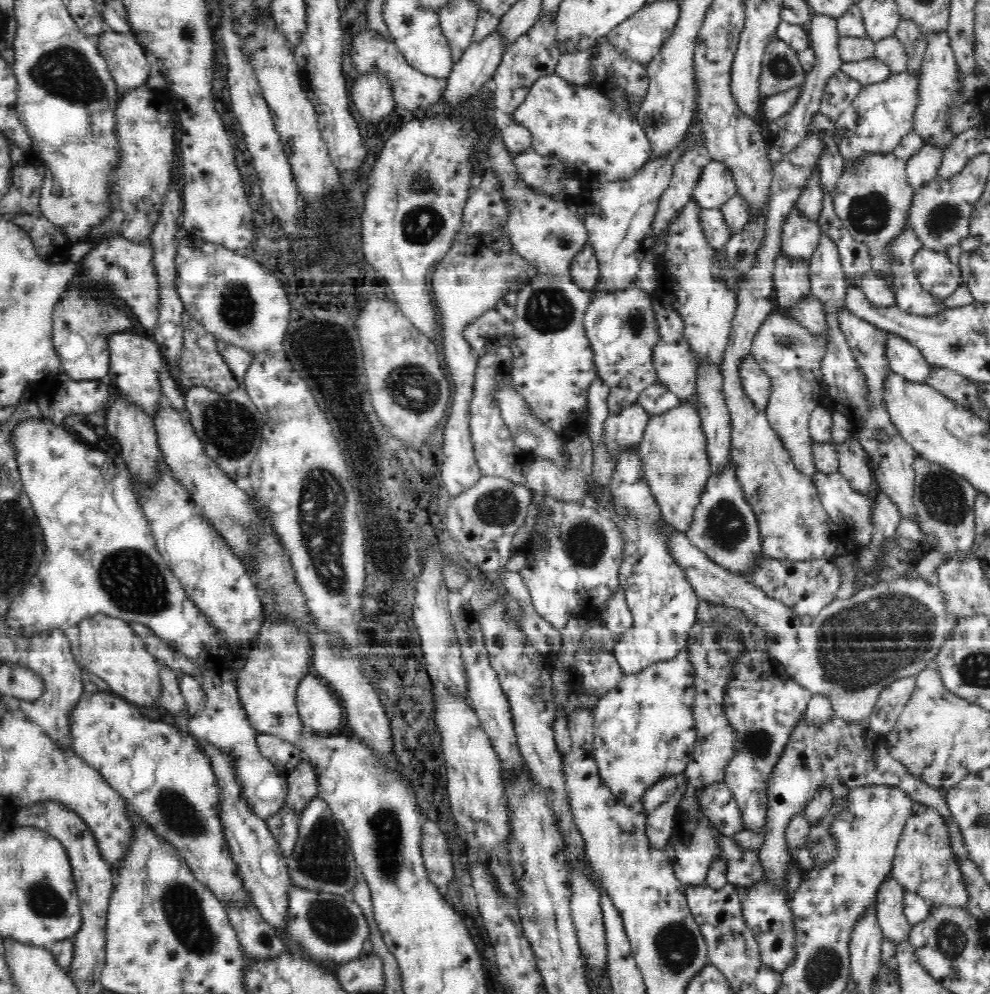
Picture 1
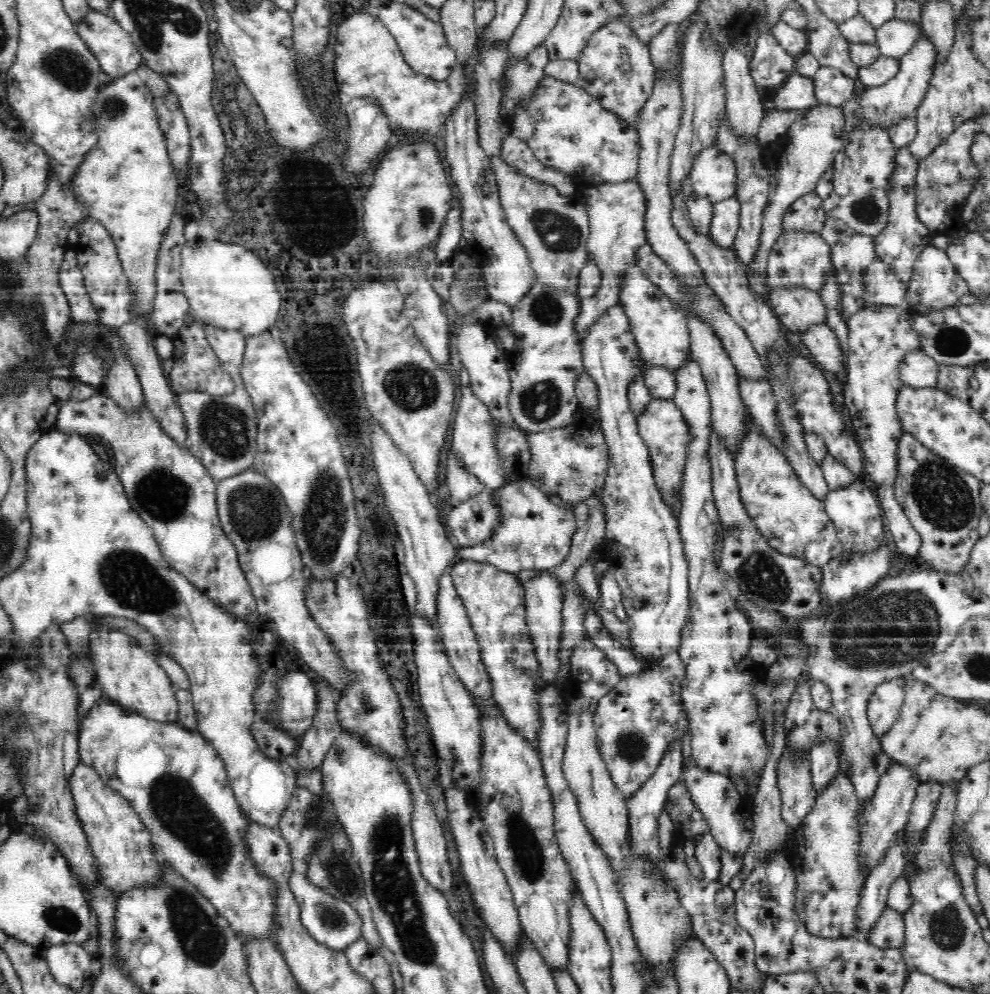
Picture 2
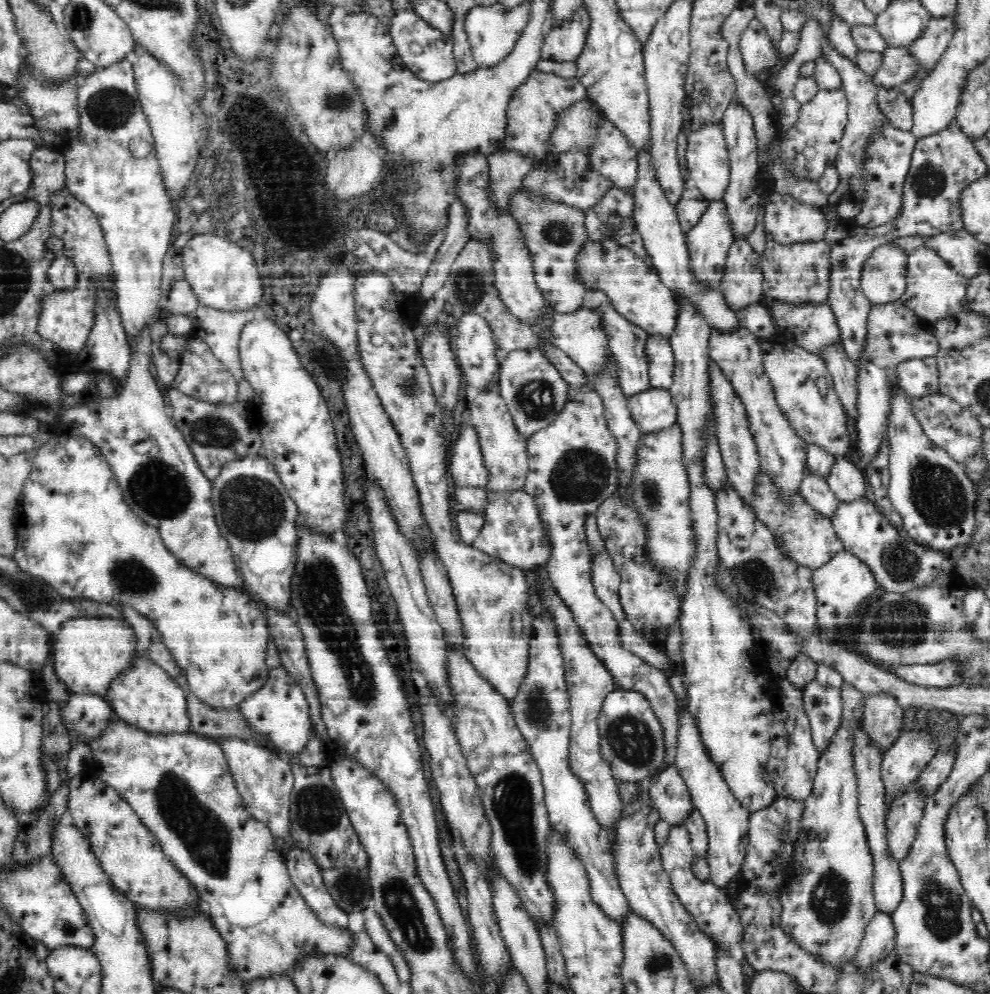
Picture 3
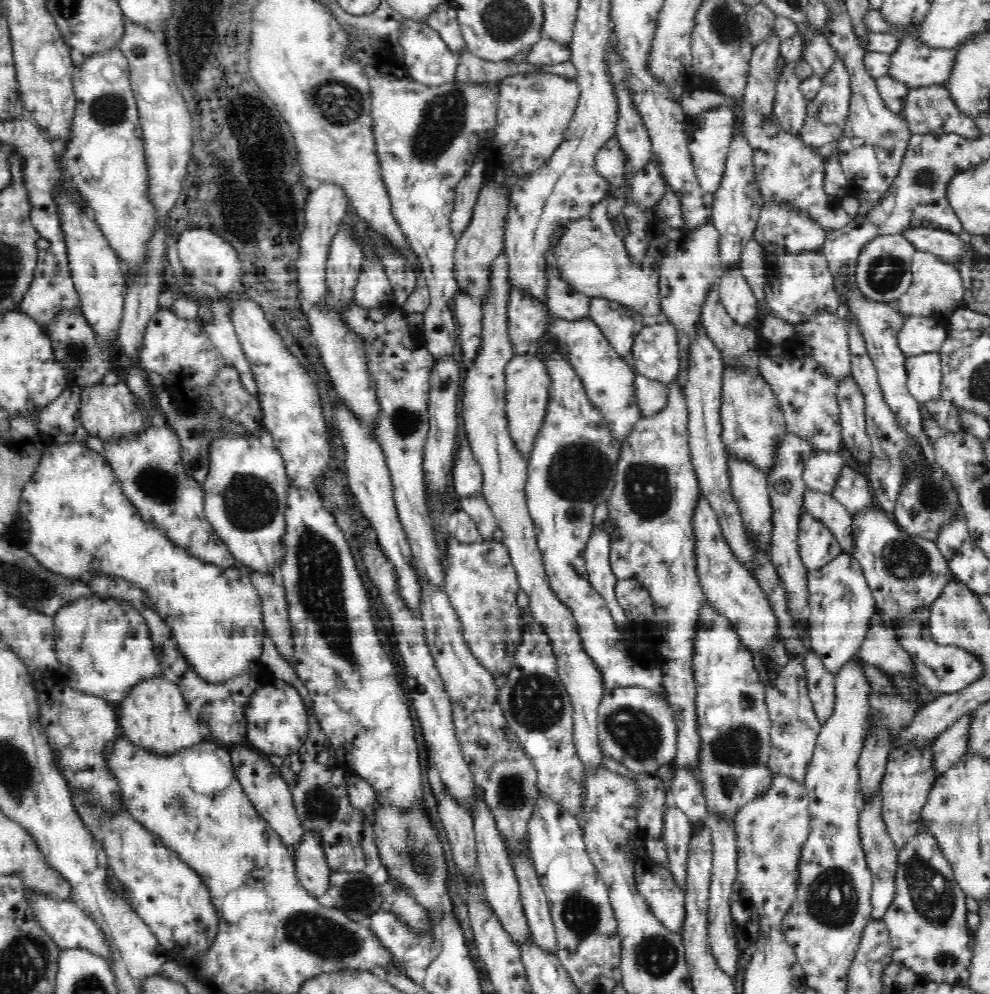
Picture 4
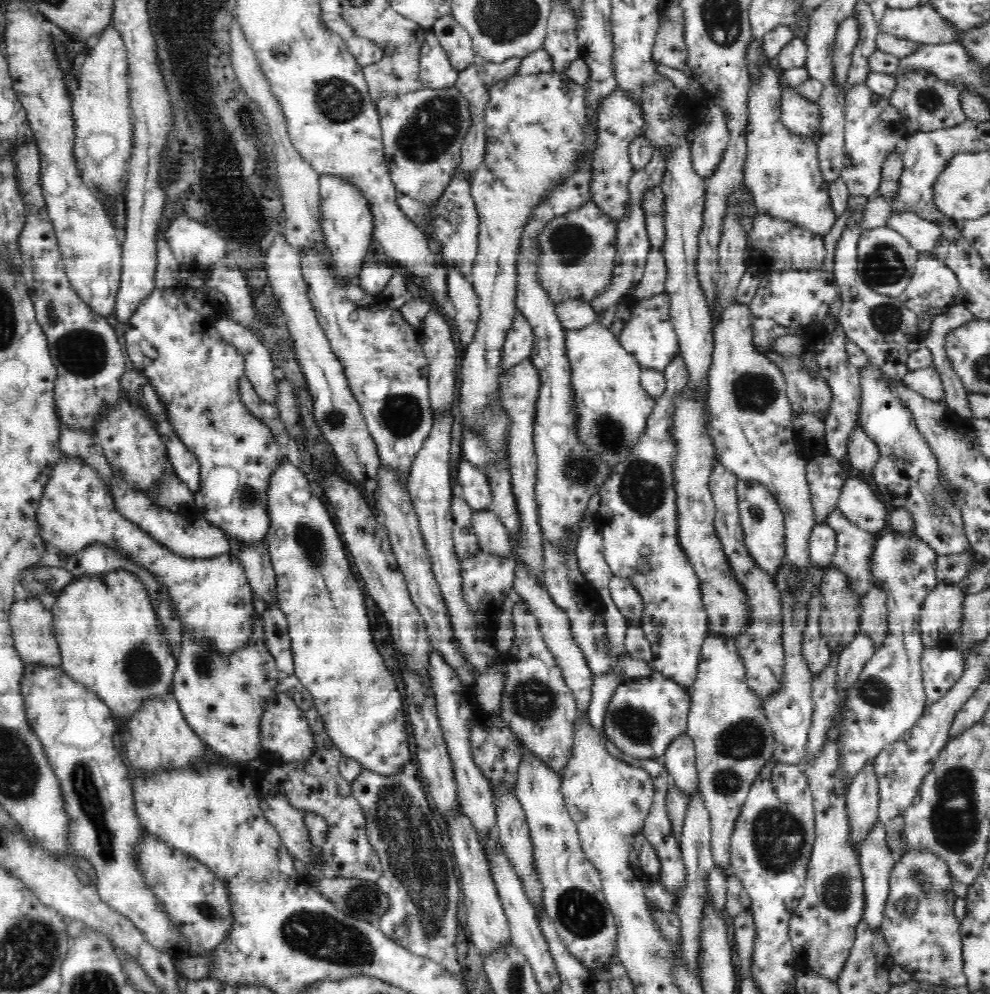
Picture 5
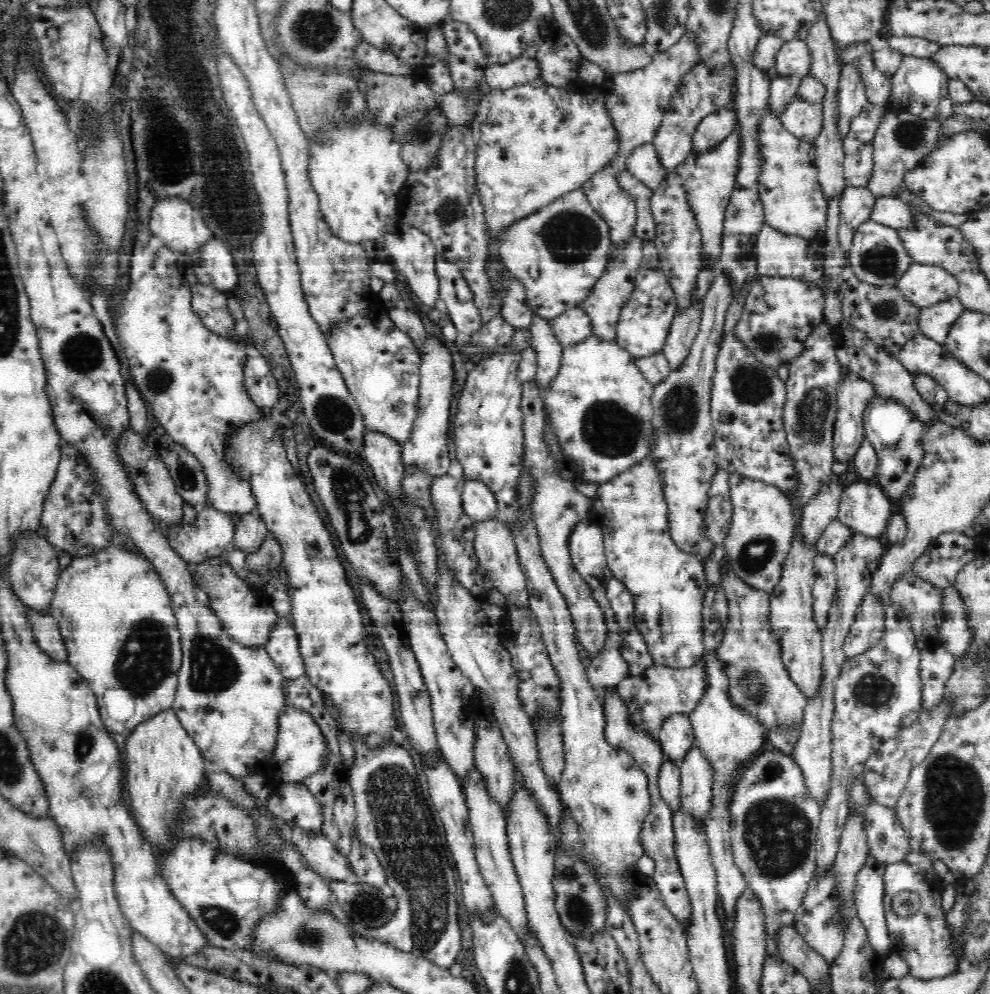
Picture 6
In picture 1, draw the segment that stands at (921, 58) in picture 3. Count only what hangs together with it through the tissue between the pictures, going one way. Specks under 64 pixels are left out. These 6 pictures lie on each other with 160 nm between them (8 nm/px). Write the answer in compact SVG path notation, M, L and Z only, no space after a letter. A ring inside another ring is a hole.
M910 73L890 75L888 79L879 83L865 85L855 101L835 119L835 129L832 132L842 157L843 173L856 172L861 162L870 155L893 154L904 135L912 132L912 114L918 104L918 87L916 77Z

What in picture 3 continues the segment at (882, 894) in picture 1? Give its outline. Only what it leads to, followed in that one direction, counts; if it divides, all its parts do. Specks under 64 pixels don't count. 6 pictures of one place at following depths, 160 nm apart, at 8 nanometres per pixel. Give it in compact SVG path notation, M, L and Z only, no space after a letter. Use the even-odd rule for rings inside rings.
M877 912L865 927L865 934L853 956L855 964L866 968L876 966L878 960L895 950L895 938L896 926L892 914Z

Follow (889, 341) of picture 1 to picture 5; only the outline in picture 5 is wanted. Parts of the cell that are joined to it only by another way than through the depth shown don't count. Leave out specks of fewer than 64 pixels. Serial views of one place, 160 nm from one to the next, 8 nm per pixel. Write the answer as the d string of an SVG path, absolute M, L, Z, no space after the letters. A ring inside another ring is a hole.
M934 362L908 372L904 378L904 385L910 391L936 403L942 402L945 396L941 370L934 365Z

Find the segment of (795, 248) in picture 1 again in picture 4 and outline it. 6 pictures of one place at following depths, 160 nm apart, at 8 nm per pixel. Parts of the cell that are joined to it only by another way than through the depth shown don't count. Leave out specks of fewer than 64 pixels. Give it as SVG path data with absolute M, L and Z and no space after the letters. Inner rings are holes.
M802 252L802 254L784 254L776 256L776 262L782 266L780 274L784 276L782 282L770 280L774 272L770 270L768 282L766 281L767 306L773 314L781 316L784 320L794 324L810 320L812 316L818 316L820 312L838 314L840 302L834 292L834 281L828 268L827 258L816 252Z

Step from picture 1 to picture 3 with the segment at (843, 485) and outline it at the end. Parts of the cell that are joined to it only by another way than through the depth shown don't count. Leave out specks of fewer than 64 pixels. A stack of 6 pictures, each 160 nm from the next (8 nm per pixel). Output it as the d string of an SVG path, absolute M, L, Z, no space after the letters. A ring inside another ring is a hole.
M867 491L855 500L840 501L832 514L831 523L846 551L855 554L873 568L877 583L886 590L904 592L914 584L924 584L943 569L952 569L950 557L924 548L906 538L876 510Z

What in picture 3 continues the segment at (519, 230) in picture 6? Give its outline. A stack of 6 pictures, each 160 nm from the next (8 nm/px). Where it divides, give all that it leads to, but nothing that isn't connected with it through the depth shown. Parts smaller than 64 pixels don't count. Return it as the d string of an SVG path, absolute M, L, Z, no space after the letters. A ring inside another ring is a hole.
M588 241L580 251L577 271L585 288L603 290L611 300L614 310L631 325L642 330L647 339L662 339L662 342L669 344L680 322L682 308L676 294L661 283L654 267L644 265L630 249L618 243L604 241L600 244Z

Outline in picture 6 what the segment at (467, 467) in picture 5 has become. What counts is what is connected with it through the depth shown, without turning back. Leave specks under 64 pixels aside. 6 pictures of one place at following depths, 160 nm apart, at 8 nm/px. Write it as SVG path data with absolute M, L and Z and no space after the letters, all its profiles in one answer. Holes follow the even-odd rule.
M477 478L465 479L463 504L466 515L476 521L493 518L497 512L498 500L487 484Z

